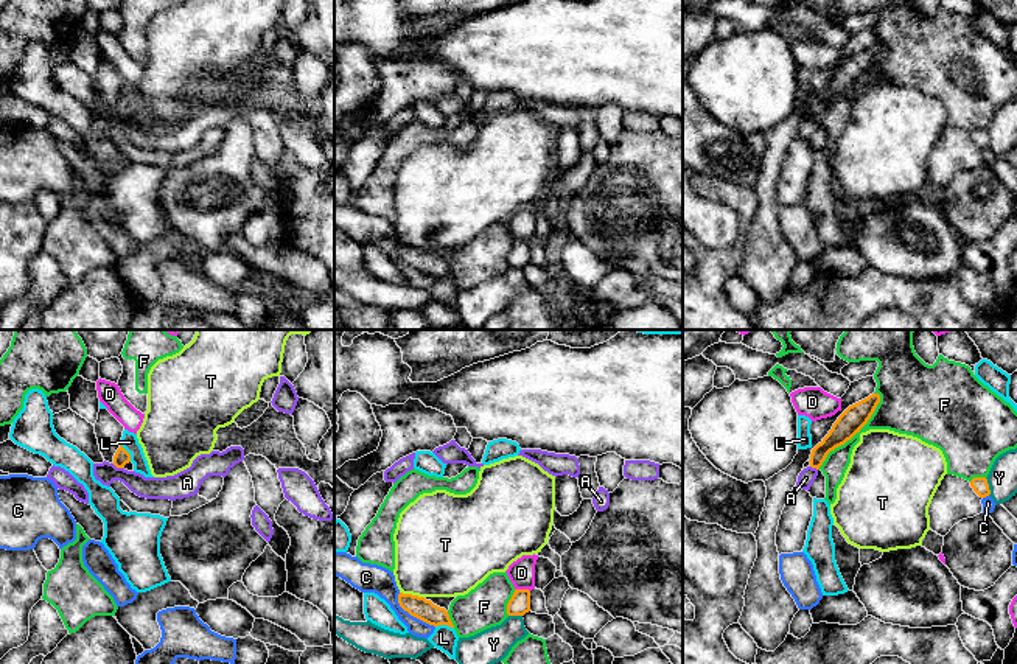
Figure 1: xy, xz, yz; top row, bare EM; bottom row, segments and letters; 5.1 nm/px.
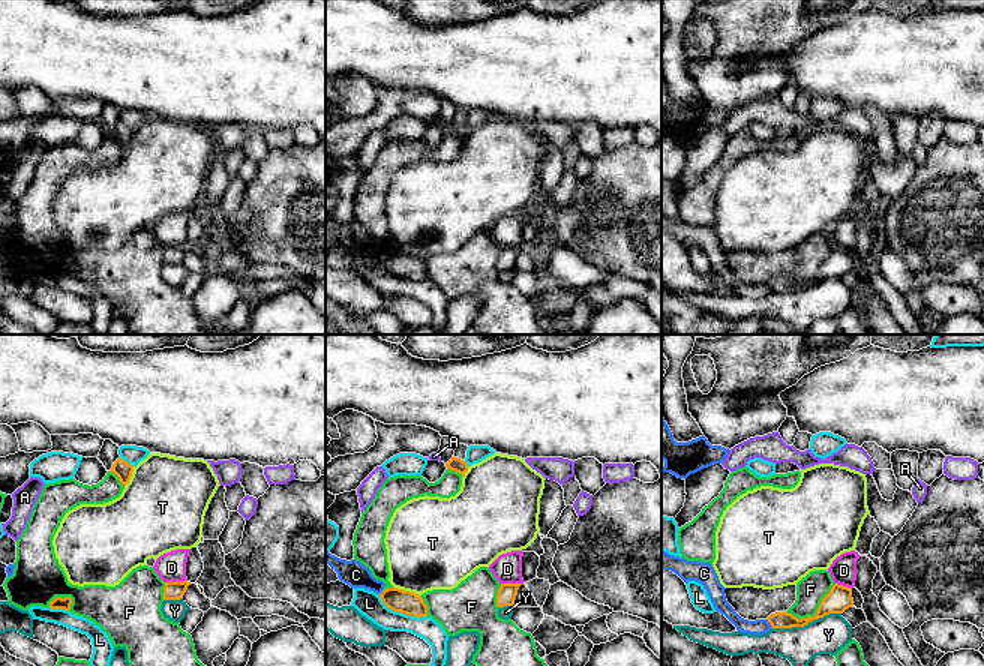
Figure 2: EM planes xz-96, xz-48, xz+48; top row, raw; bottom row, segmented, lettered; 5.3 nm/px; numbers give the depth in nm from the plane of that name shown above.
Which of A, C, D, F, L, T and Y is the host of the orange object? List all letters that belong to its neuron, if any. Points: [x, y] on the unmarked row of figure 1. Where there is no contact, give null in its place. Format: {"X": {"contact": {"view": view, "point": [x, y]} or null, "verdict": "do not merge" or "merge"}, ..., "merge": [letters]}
{"A": {"contact": {"view": "xy", "point": [118, 118]}, "verdict": "do not merge"}, "C": {"contact": {"view": "xz", "point": [412, 266]}, "verdict": "do not merge"}, "D": {"contact": {"view": "xz", "point": [523, 241]}, "verdict": "do not merge"}, "F": {"contact": {"view": "yz", "point": [854, 86]}, "verdict": "do not merge"}, "L": {"contact": {"view": "xz", "point": [445, 276]}, "verdict": "do not merge"}, "T": {"contact": {"view": "xz", "point": [411, 246]}, "verdict": "do not merge"}, "Y": {"contact": {"view": "yz", "point": [988, 139]}, "verdict": "do not merge"}, "merge": []}

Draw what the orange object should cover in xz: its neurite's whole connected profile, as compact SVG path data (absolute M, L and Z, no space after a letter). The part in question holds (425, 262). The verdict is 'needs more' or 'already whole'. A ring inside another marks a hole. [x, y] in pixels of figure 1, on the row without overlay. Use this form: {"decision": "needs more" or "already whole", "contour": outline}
{"decision": "already whole", "contour": "M400 244L398 255L411 267L429 277L434 277L434 278L448 277L454 280L448 263L445 260L434 257L431 252L426 252L425 249Z"}

